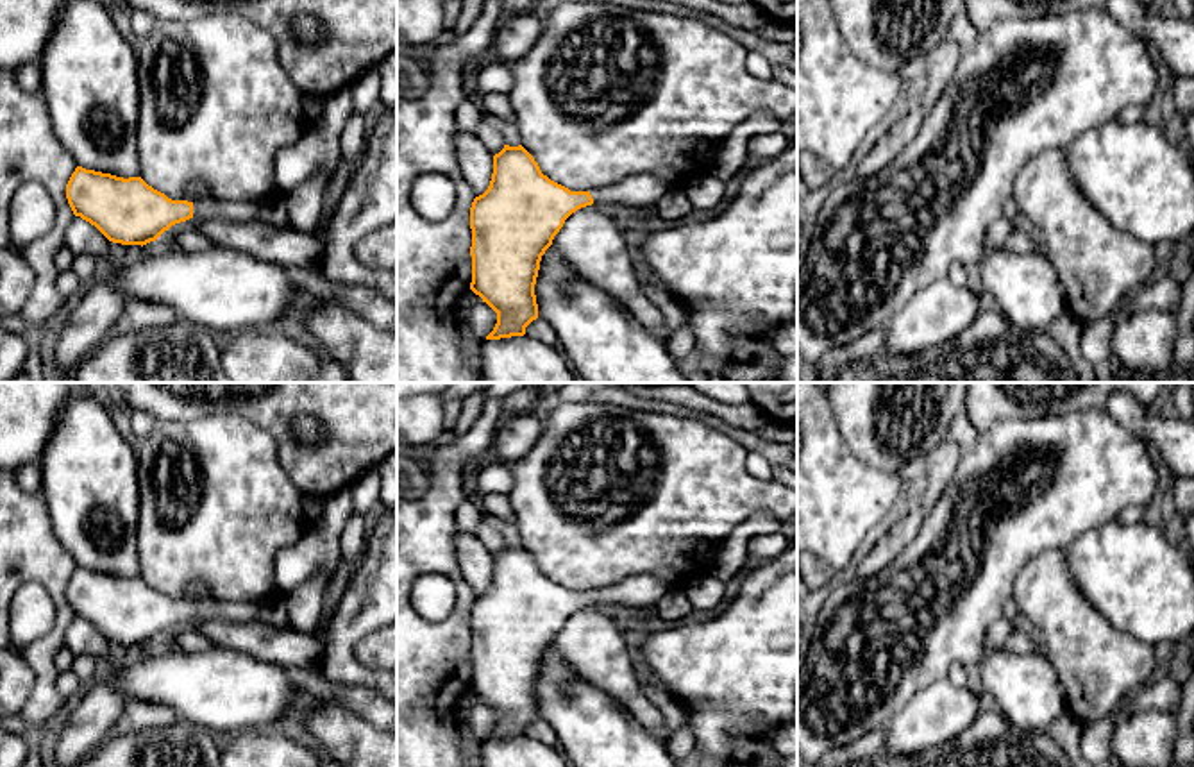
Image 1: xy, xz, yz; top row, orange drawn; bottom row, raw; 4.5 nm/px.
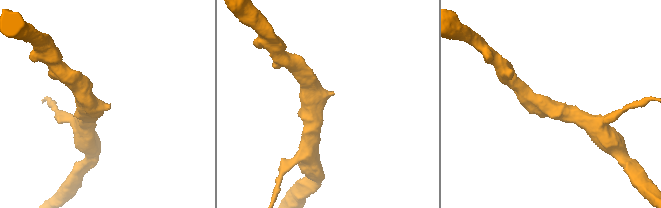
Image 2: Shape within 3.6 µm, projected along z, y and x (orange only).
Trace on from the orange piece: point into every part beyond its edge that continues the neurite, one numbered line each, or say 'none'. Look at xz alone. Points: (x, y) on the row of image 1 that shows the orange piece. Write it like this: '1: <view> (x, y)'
1: xz (642, 190)

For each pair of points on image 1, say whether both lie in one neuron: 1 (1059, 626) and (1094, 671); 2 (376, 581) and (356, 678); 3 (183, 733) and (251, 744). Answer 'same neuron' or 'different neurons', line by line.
1: same neuron
2: same neuron
3: different neurons

